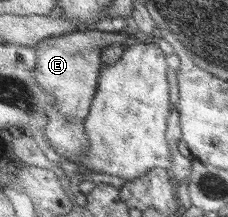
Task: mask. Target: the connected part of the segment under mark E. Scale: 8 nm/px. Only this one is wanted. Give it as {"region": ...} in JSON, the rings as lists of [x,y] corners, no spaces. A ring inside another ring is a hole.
{"region":[[[96,29],[84,32],[72,31],[59,37],[40,41],[35,50],[36,64],[32,69],[36,81],[46,93],[57,98],[55,107],[49,109],[48,124],[44,126],[44,137],[50,147],[59,155],[60,160],[80,161],[88,147],[84,132],[84,119],[88,115],[92,100],[98,89],[98,78],[103,67],[101,52],[110,45],[127,44],[127,33],[105,33]]]}

